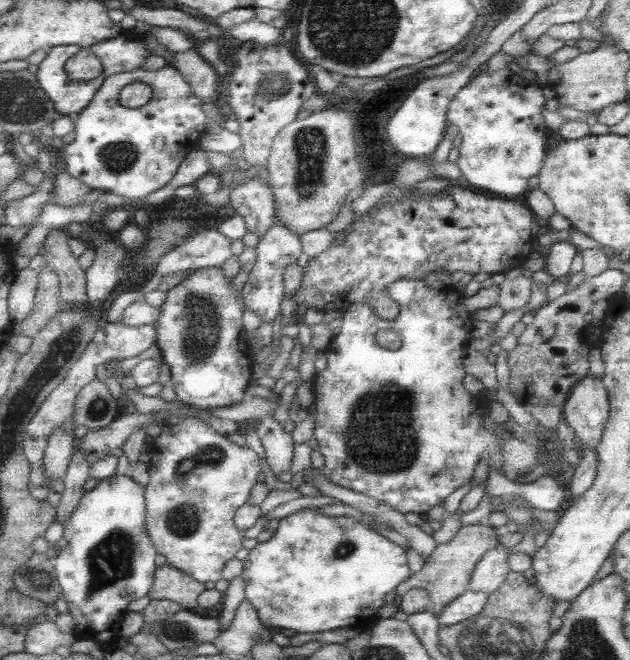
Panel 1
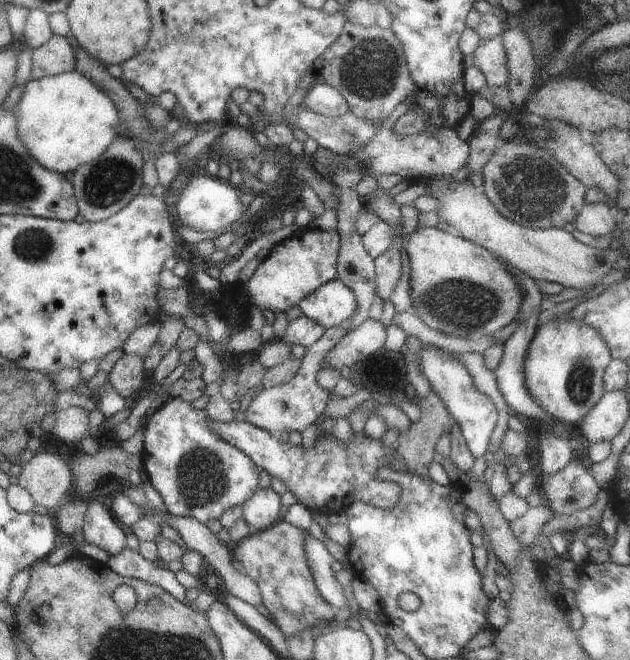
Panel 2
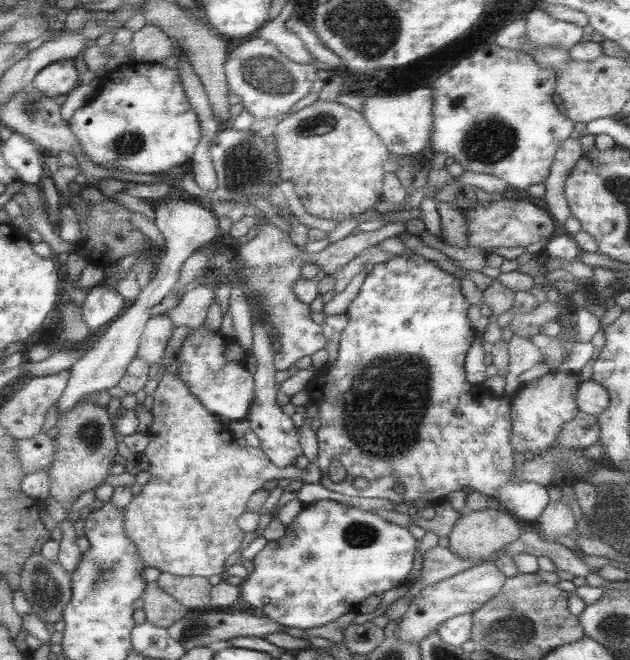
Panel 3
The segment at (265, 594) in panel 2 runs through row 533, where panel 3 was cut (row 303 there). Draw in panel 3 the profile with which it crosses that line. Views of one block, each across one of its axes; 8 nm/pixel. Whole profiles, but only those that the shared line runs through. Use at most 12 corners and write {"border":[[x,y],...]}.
{"border":[[270,222],[236,254],[252,314],[288,371],[325,348],[323,328],[294,294],[306,263],[332,275],[405,222],[352,232],[308,254]]}

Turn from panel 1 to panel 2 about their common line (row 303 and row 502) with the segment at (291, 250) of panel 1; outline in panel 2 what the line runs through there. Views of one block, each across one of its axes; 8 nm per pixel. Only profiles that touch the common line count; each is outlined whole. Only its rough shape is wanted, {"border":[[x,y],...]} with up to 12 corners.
{"border":[[258,487],[241,504],[254,533],[282,518],[281,495]]}

